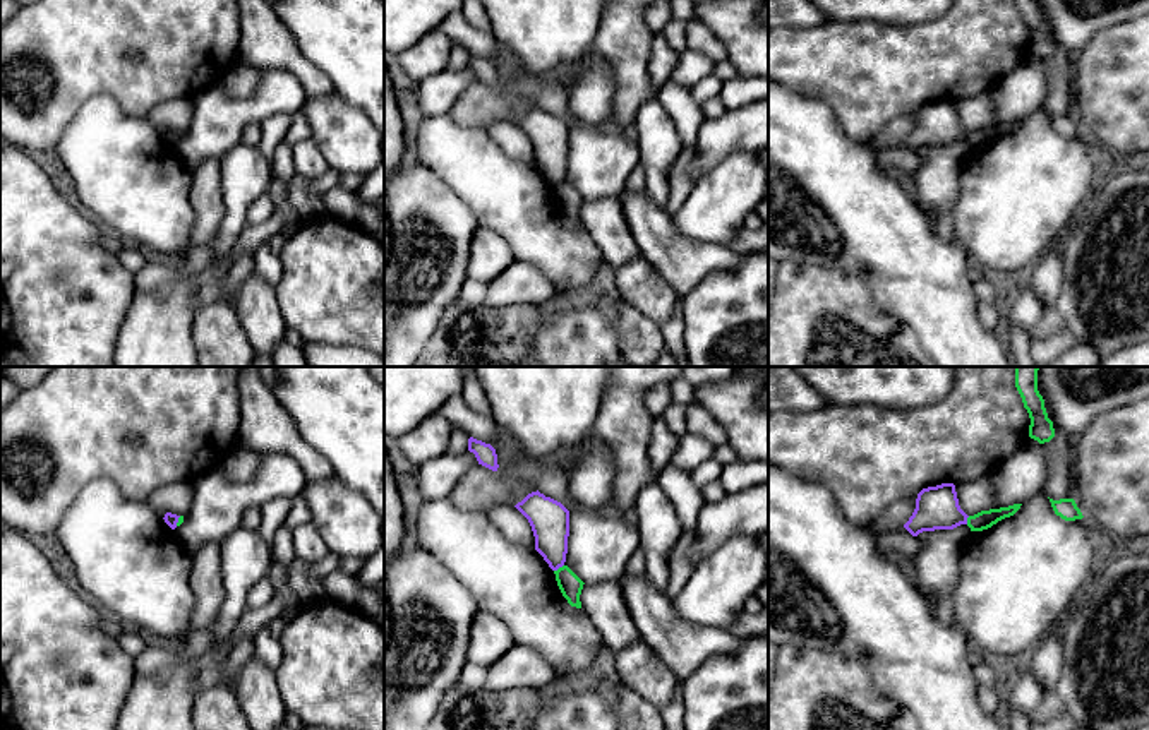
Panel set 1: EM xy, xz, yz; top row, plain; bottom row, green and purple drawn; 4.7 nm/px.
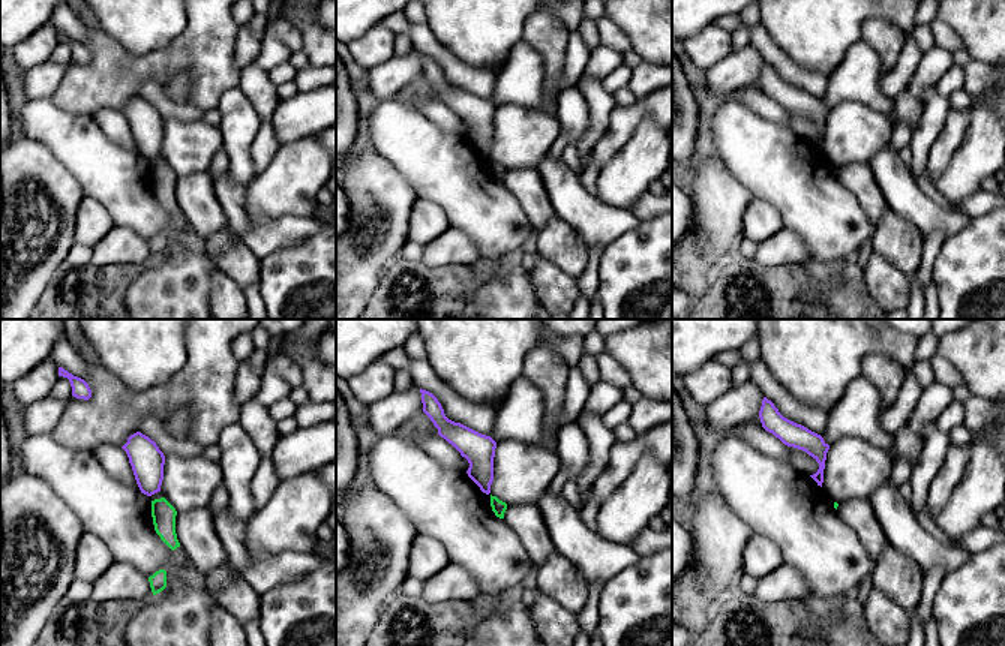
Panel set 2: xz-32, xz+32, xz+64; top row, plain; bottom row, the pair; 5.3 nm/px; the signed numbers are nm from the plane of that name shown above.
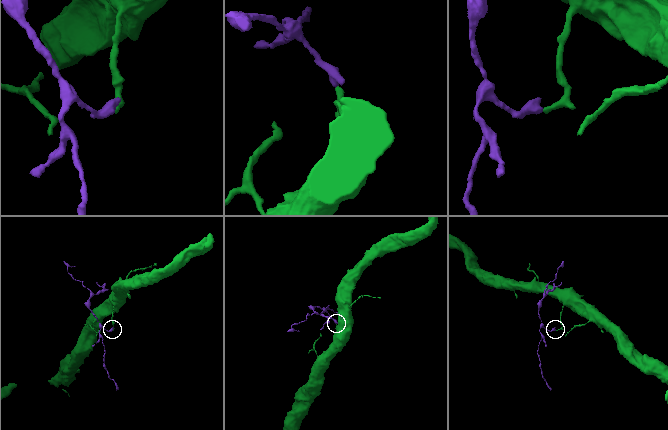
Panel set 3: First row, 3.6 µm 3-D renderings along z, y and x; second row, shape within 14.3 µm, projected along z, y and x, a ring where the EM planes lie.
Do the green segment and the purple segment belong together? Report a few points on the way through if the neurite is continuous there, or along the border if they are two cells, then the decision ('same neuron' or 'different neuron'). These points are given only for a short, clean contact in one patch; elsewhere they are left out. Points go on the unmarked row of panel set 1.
border along xz (563, 180), (554, 187); different neuron

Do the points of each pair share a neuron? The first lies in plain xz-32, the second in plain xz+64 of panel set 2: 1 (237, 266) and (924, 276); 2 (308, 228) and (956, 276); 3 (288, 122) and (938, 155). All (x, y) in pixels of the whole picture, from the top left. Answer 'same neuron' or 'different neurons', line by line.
1: different neurons
2: different neurons
3: same neuron

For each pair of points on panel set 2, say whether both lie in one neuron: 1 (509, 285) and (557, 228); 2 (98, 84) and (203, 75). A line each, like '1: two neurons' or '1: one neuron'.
1: two neurons
2: one neuron

